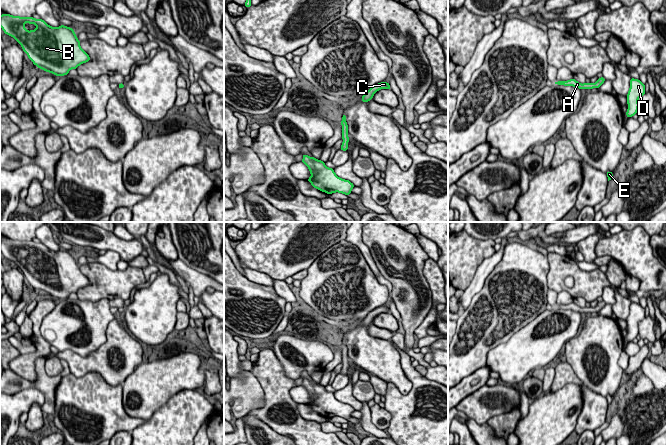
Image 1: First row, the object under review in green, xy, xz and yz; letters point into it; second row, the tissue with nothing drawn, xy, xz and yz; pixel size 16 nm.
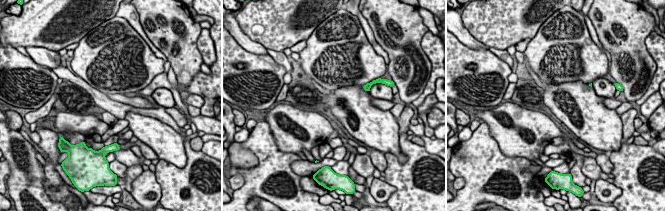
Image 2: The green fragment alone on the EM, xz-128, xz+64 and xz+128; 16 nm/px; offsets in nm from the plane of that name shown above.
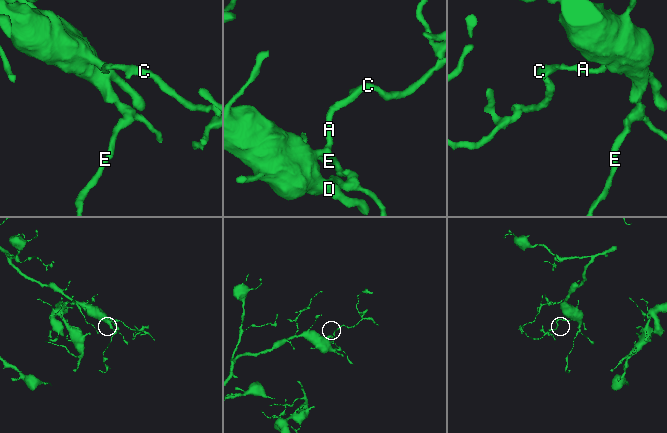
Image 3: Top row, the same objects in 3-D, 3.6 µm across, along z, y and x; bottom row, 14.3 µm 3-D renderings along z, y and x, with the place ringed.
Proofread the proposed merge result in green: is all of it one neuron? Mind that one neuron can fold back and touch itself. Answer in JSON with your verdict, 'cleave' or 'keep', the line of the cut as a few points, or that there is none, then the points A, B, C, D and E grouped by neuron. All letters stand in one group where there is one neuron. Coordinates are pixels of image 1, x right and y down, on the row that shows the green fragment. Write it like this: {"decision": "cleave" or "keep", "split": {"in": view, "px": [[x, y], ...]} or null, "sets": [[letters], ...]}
{"decision": "keep", "split": null, "sets": [["A", "B", "C", "D", "E"]]}

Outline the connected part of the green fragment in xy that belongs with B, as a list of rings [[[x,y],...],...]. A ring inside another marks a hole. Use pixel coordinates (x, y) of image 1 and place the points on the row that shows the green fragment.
[[[7,13],[0,16],[0,27],[21,45],[34,65],[58,77],[90,61],[70,27],[61,25],[55,28],[42,19]],[[25,23],[35,24],[37,28],[28,31]]]

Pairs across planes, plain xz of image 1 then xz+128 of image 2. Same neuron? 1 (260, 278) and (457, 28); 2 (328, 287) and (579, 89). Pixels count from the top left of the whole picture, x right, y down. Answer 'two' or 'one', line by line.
1: one
2: two

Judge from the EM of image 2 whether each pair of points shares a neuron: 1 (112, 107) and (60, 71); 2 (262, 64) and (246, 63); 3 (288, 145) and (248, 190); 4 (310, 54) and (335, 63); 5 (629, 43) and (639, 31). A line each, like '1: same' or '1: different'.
1: same
2: same
3: different
4: same
5: same

